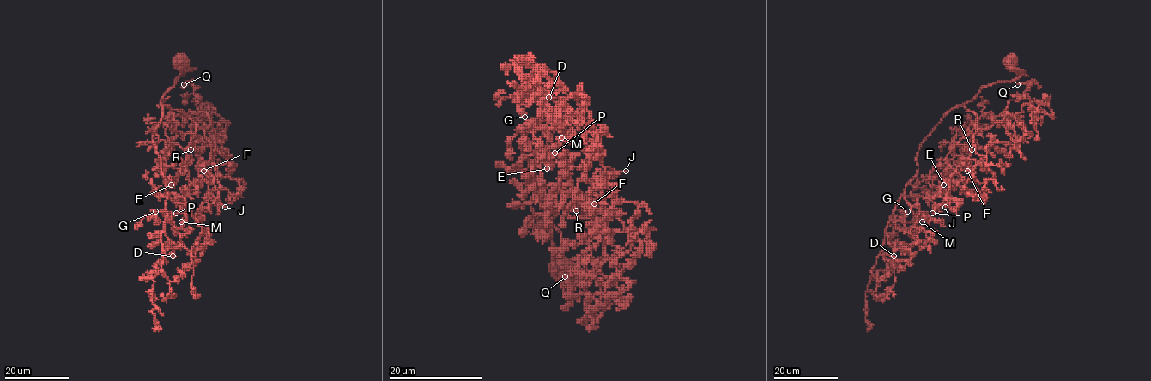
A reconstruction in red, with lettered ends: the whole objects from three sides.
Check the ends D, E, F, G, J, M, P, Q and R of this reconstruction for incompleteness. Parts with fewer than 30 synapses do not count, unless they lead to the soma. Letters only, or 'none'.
J, R

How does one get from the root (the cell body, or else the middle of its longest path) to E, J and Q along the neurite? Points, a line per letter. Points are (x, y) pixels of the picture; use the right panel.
E: (1011, 63), (1017, 78), (985, 85), (955, 105), (920, 147), (911, 184), (930, 179), (943, 184)
J: (1011, 63), (1017, 78), (985, 85), (960, 105), (977, 116), (977, 130), (970, 158), (949, 178), (945, 207)
Q: (1011, 63), (1017, 78), (985, 85), (960, 105), (977, 116), (978, 128), (989, 128), (1030, 85), (1017, 84)

